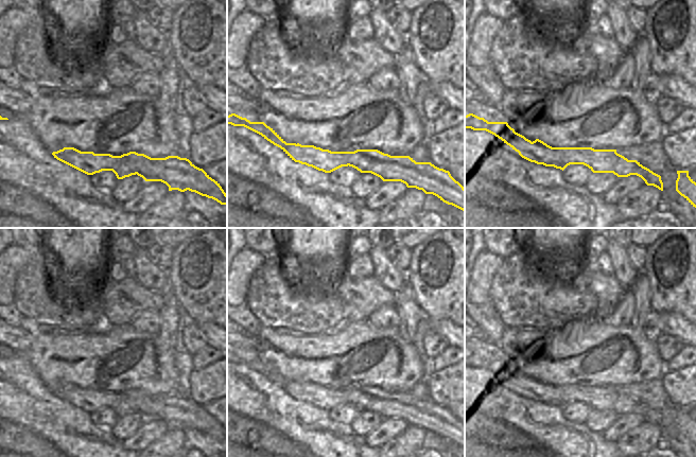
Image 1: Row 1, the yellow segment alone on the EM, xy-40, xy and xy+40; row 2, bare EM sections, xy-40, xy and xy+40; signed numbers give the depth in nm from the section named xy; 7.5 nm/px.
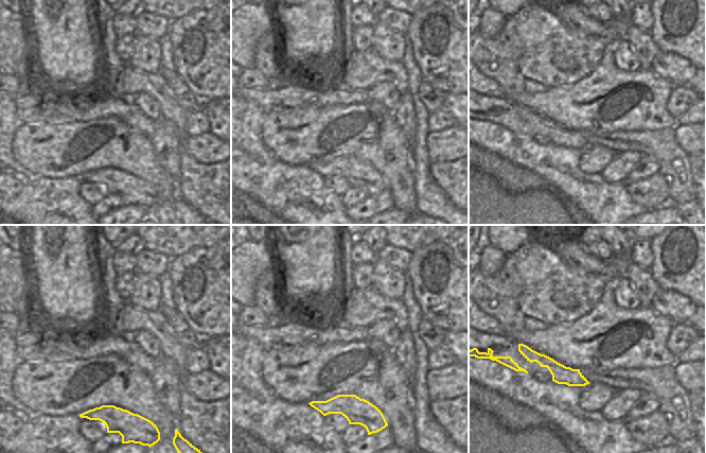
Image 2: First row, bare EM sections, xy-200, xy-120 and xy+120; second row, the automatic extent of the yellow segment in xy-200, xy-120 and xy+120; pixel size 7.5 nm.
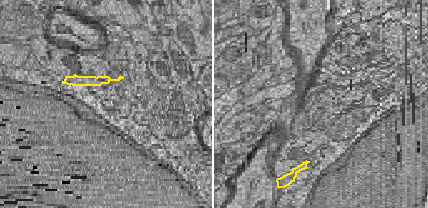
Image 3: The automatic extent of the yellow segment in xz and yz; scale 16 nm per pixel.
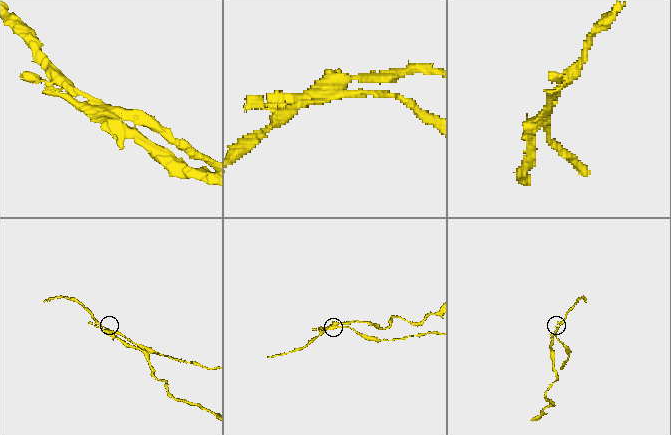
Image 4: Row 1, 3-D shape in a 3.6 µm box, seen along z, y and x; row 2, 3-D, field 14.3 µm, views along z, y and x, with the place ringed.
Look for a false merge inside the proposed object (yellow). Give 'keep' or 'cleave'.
cleave

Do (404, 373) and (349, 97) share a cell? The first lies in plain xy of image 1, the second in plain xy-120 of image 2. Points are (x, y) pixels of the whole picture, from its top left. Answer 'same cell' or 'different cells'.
different cells

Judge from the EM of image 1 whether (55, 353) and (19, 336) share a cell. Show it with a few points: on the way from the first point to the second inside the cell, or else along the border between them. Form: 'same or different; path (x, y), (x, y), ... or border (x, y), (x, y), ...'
different; border (18, 327), (32, 337), (32, 344), (24, 353)

